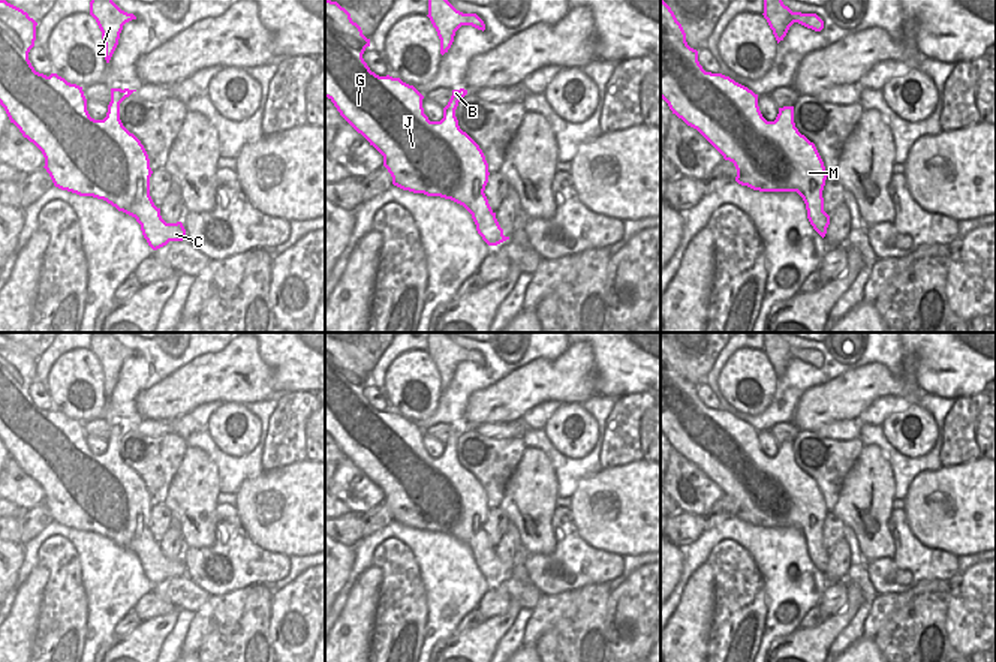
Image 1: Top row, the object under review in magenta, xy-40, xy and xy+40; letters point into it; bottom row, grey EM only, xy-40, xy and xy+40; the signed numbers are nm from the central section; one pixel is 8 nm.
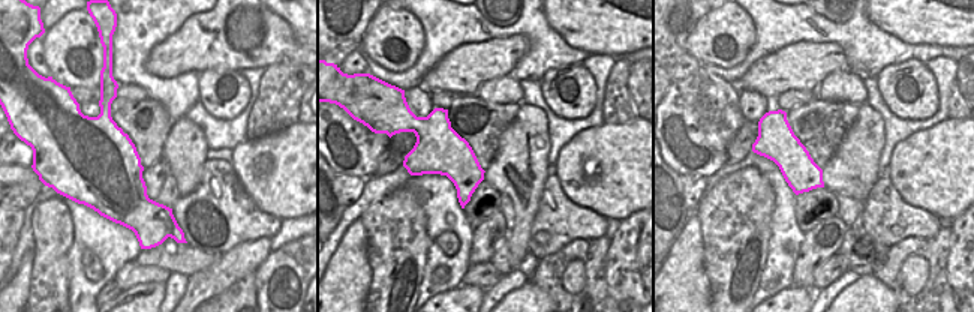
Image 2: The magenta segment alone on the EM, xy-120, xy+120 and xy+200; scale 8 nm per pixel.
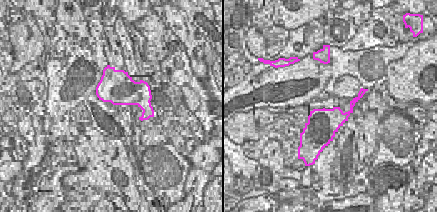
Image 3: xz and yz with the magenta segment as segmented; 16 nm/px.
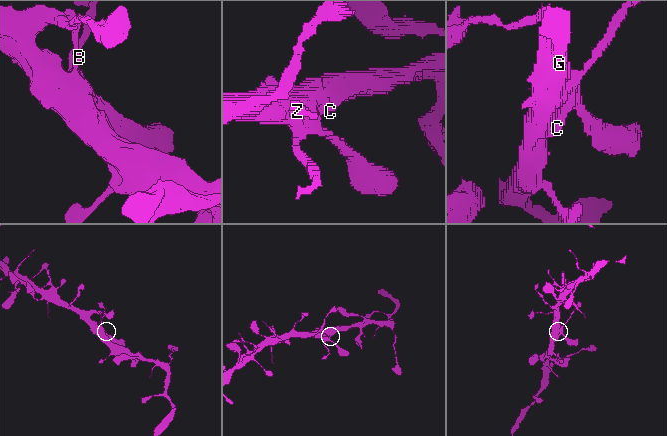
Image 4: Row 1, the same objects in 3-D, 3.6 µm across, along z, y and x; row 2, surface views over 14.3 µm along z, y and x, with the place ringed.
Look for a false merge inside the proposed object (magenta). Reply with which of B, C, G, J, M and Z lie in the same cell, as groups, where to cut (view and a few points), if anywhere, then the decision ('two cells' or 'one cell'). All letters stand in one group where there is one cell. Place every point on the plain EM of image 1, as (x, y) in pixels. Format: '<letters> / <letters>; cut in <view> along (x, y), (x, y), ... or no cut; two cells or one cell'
B C G J M Z; no cut; one cell

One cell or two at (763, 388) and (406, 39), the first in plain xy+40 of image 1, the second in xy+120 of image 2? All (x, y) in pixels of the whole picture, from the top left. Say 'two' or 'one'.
one

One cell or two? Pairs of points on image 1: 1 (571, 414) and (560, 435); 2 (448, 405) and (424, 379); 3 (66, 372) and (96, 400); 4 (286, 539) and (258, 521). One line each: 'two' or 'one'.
1: one
2: two
3: one
4: one

